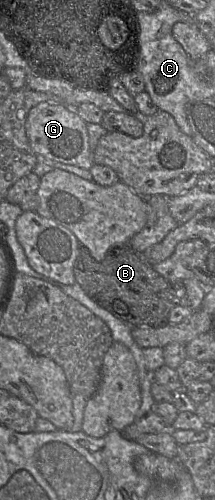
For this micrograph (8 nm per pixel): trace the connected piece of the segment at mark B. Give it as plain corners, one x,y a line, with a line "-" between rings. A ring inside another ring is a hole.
128,244
112,246
102,261
96,261
89,250
79,245
73,264
75,282
98,307
106,310
115,319
131,328
160,328
169,324
169,314
175,304
173,283
160,275
153,268
153,263
144,252
133,249

